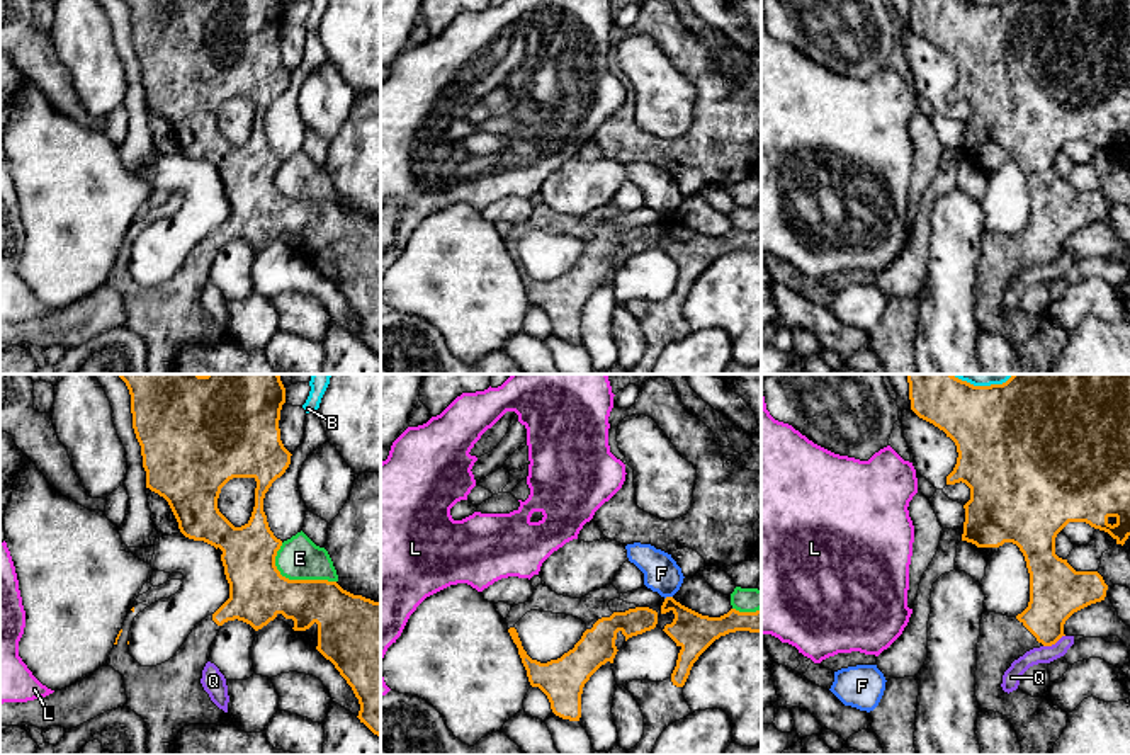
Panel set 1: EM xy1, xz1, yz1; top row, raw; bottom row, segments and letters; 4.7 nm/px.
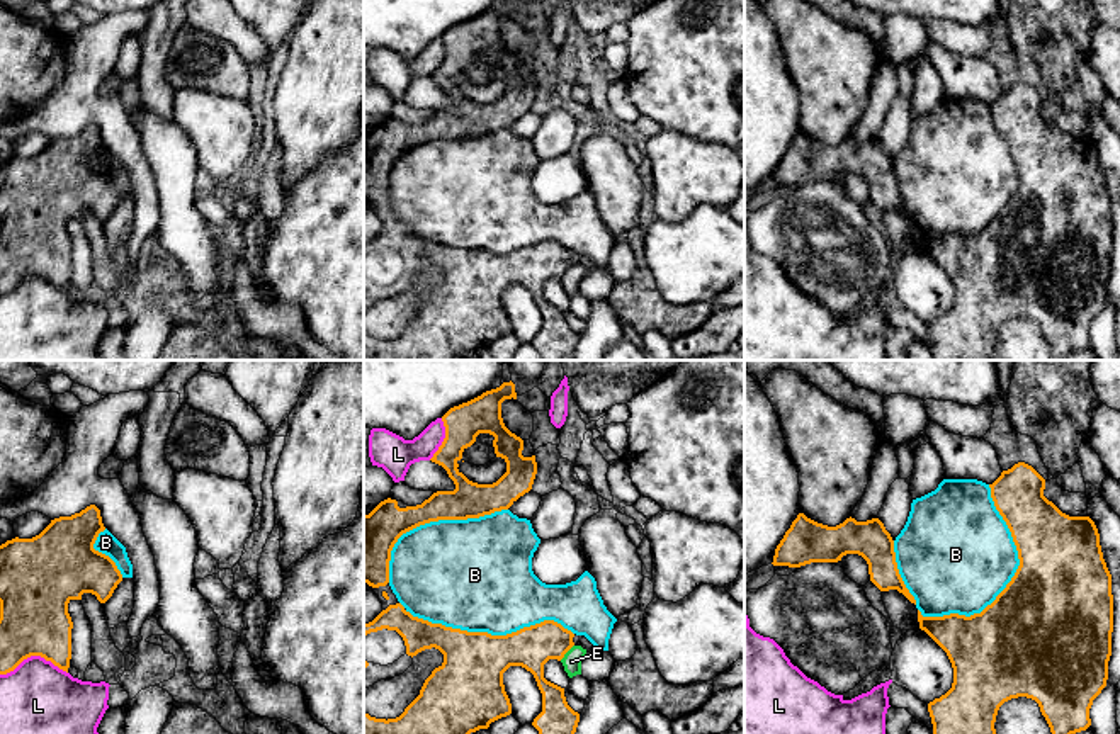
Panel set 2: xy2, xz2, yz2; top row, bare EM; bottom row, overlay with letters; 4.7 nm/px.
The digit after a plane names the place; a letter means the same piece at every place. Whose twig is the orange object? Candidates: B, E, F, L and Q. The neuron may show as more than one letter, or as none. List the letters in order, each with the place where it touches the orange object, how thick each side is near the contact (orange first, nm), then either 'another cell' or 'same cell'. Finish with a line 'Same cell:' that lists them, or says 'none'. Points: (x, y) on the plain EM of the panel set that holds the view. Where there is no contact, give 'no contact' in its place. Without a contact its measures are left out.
B: yz2 (1012, 197) | 500/480 nm | another cell
E: xy1 (293, 199) | 280/200 nm | another cell
F: xz1 (668, 216) | 180/170 nm | another cell
L: xy2 (33, 274) | 320/400 nm | another cell
Q: yz1 (1054, 262) | 260/80 nm | another cell
Same cell: none

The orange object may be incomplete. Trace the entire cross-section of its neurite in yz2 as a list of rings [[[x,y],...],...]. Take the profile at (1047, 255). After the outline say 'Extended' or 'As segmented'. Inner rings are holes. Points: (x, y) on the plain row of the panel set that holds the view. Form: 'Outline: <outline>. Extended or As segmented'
Outline: [[[1018,82],[1011,88],[1003,90],[1001,95],[993,104],[989,104],[989,107],[994,126],[1011,151],[1013,161],[1018,170],[1020,185],[1011,200],[1006,204],[1006,207],[981,233],[974,233],[970,236],[959,233],[950,233],[943,236],[923,236],[918,229],[919,248],[925,250],[947,272],[953,287],[952,308],[940,318],[935,318],[928,323],[928,331],[933,343],[933,355],[935,360],[1001,360],[994,348],[999,326],[1011,318],[1027,316],[1038,323],[1040,331],[1050,347],[1052,357],[1055,360],[1064,360],[1071,353],[1086,350],[1091,345],[1089,328],[1093,325],[1093,319],[1106,306],[1108,299],[1108,280],[1112,275],[1113,251],[1113,214],[1112,194],[1103,178],[1100,153],[1095,141],[1089,136],[1069,136],[1062,133],[1052,121],[1049,121],[1044,116],[1045,99],[1032,85],[1025,82]]]. As segmented

